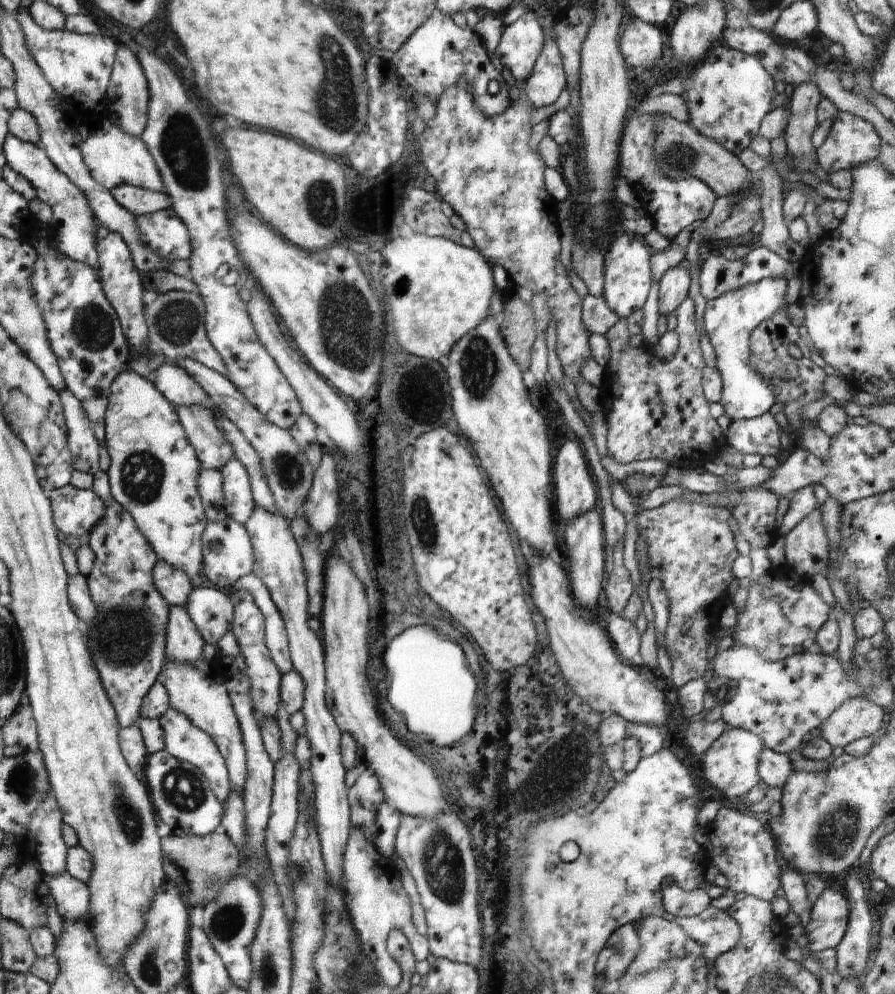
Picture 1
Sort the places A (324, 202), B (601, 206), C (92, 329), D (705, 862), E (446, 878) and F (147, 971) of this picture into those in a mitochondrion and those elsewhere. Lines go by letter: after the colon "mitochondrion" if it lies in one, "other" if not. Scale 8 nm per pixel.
A: mitochondrion
B: other
C: mitochondrion
D: other
E: mitochondrion
F: mitochondrion

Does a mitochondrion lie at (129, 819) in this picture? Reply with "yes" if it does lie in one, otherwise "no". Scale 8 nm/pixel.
yes

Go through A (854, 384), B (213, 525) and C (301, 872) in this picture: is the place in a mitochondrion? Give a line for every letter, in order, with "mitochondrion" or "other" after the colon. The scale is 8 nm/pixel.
A: other
B: other
C: mitochondrion

